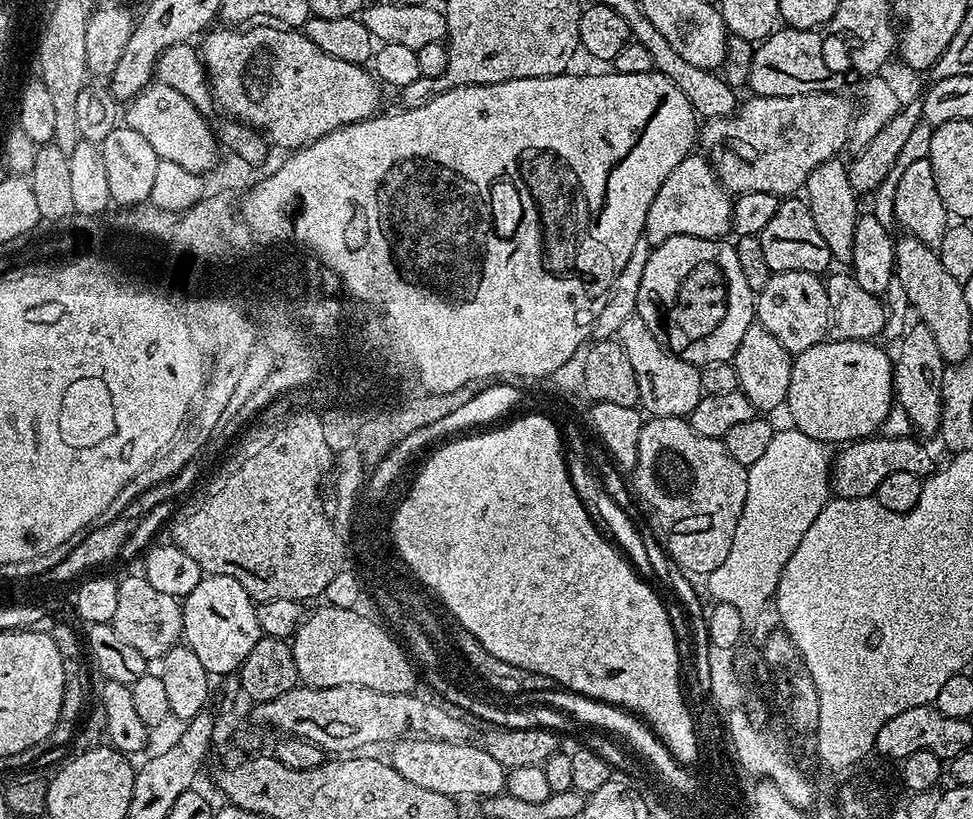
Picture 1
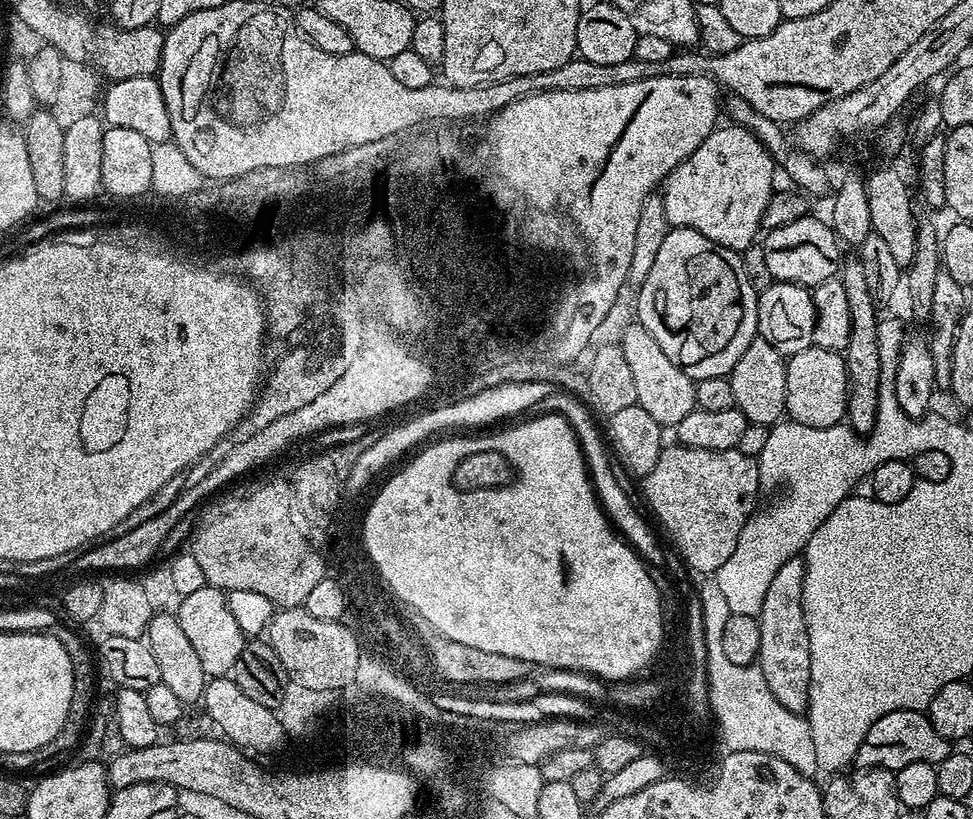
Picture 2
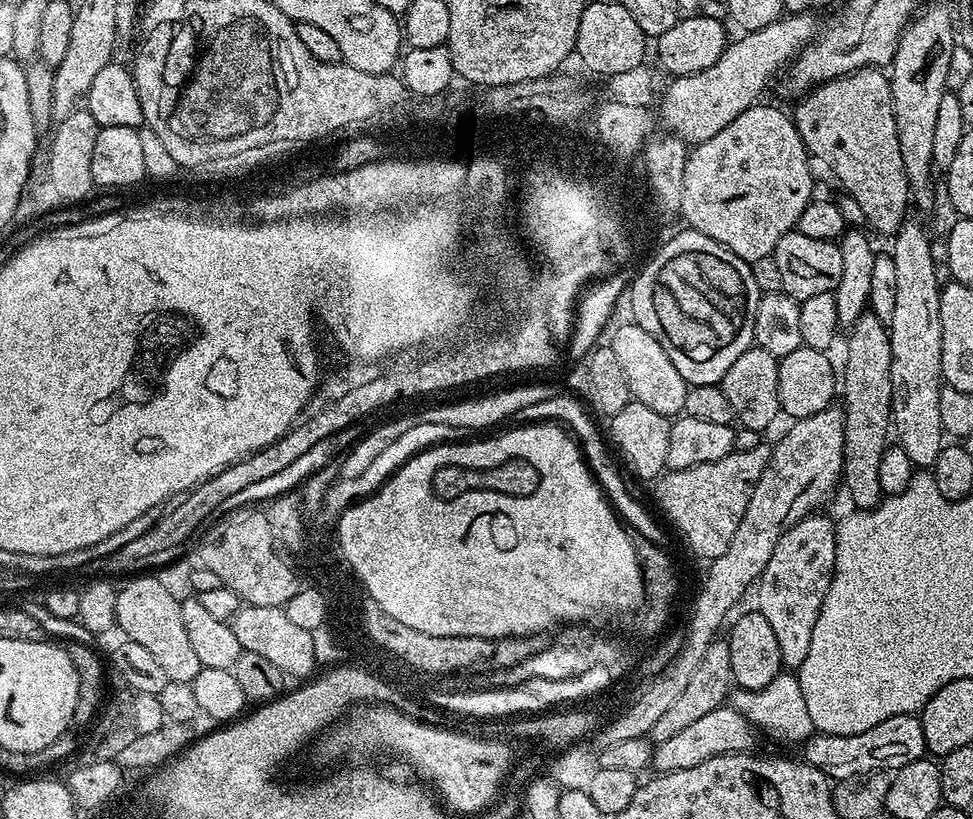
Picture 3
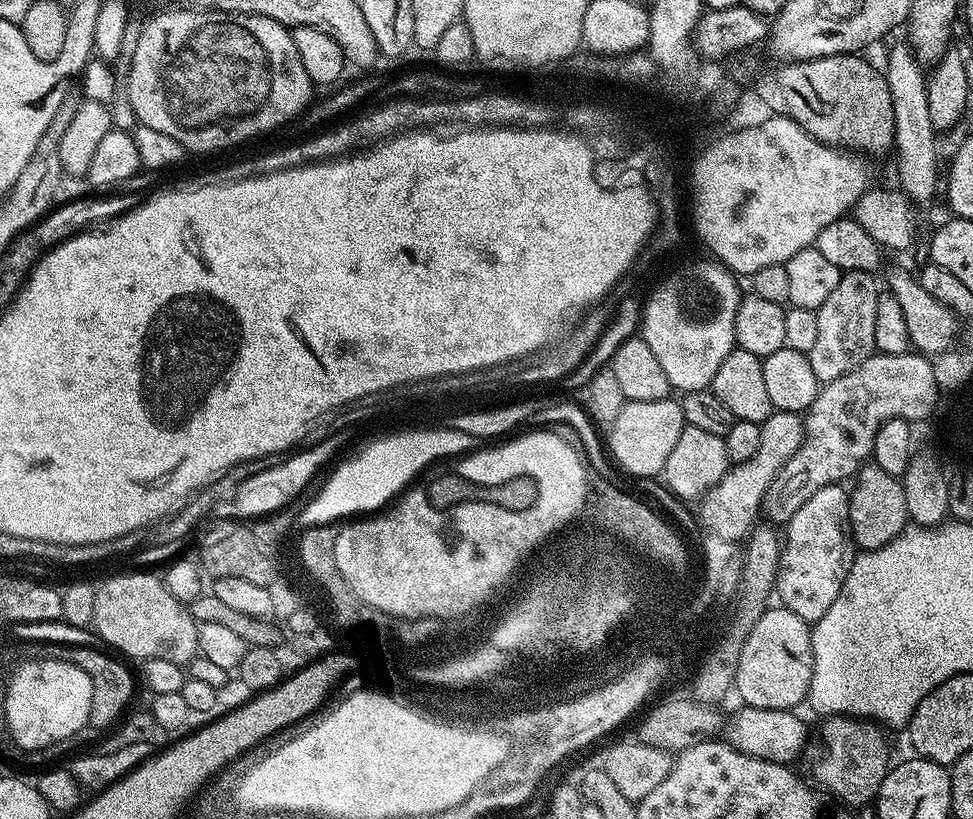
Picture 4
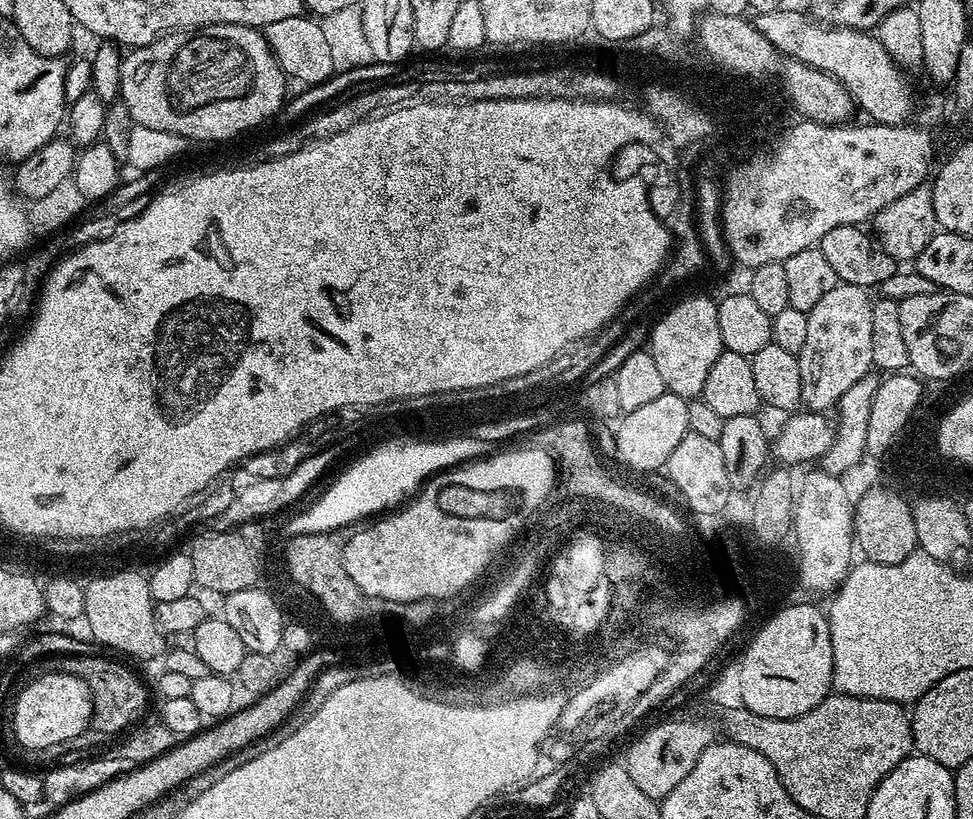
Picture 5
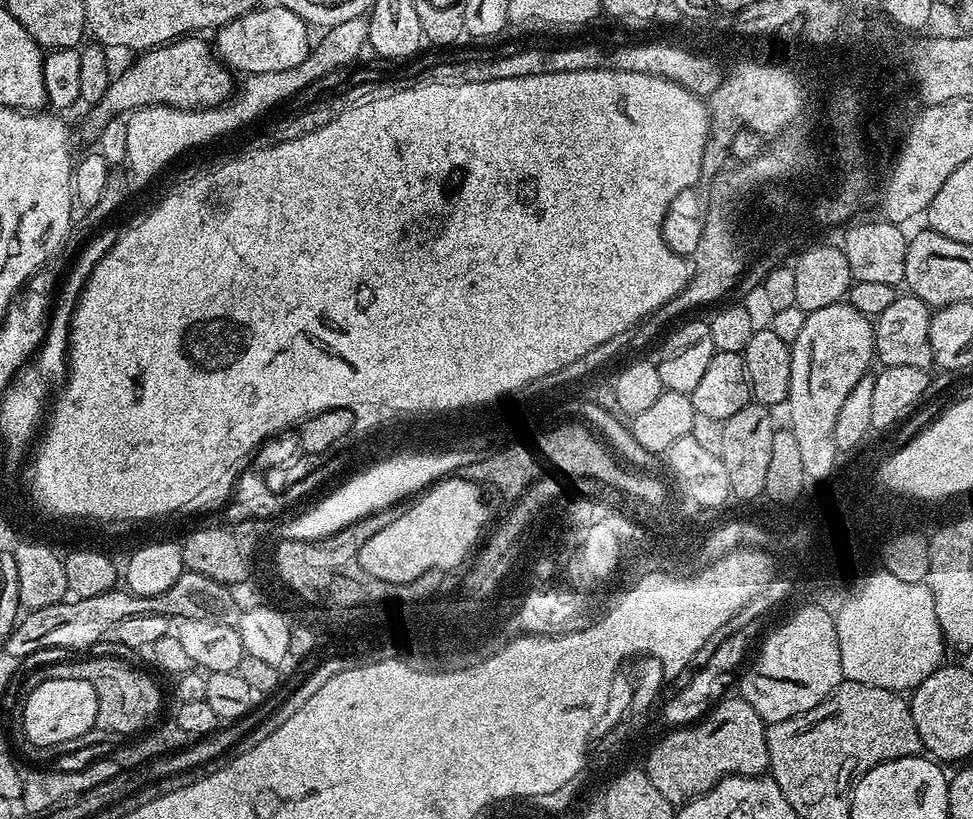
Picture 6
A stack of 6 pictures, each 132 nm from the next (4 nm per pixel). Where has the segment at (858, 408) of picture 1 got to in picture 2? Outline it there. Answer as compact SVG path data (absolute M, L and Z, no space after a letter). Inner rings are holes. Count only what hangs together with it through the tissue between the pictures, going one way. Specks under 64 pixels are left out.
M807 348L787 357L786 406L787 419L810 427L832 427L845 419L849 396L845 357L838 352Z

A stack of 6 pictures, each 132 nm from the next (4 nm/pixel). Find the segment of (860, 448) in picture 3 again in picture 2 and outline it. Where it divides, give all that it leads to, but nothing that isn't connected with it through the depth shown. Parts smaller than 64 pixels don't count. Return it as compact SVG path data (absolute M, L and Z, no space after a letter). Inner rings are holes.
M848 257L843 261L840 279L846 293L846 302L850 311L850 342L847 344L844 357L848 372L849 396L845 412L847 423L861 435L872 431L877 416L877 398L880 394L880 359L878 358L877 326L879 317L876 316L877 301L870 294L866 281L866 270L863 269L859 257Z

